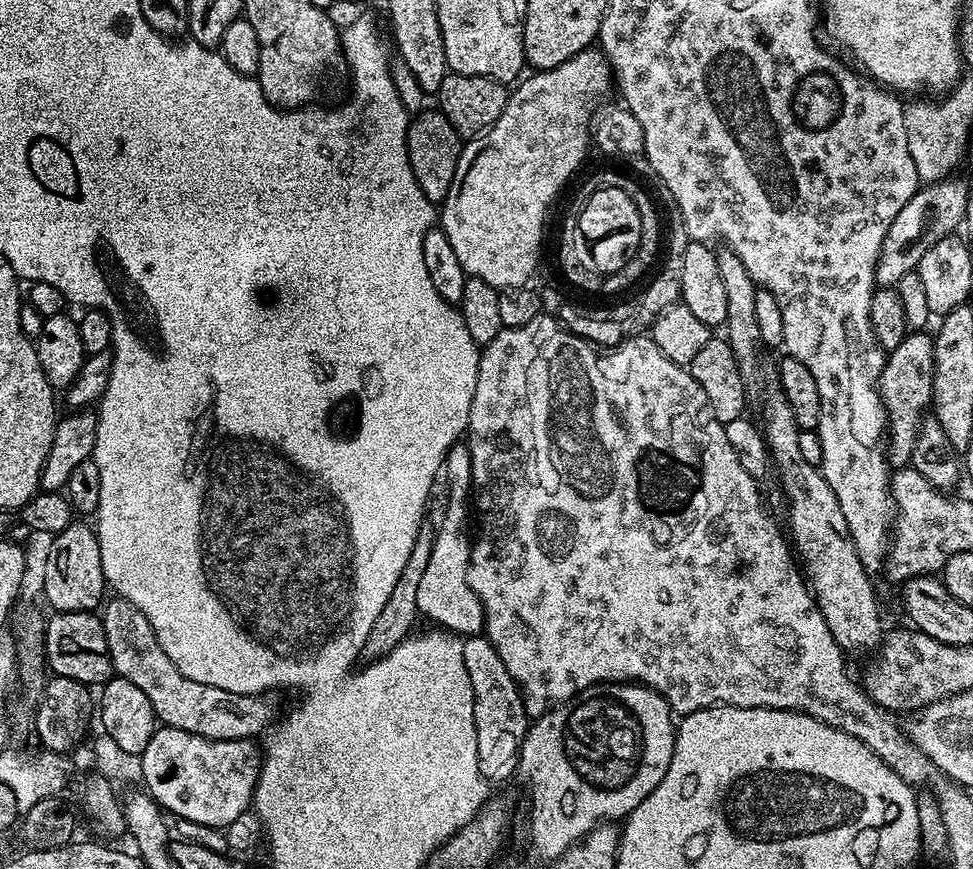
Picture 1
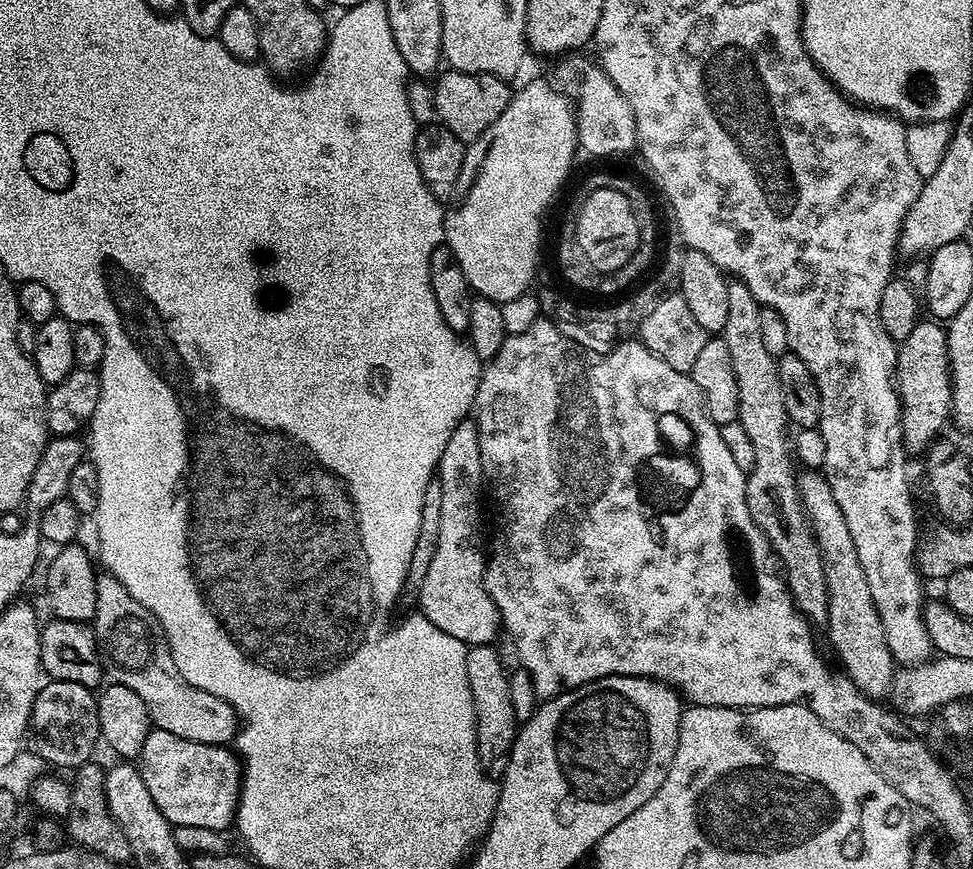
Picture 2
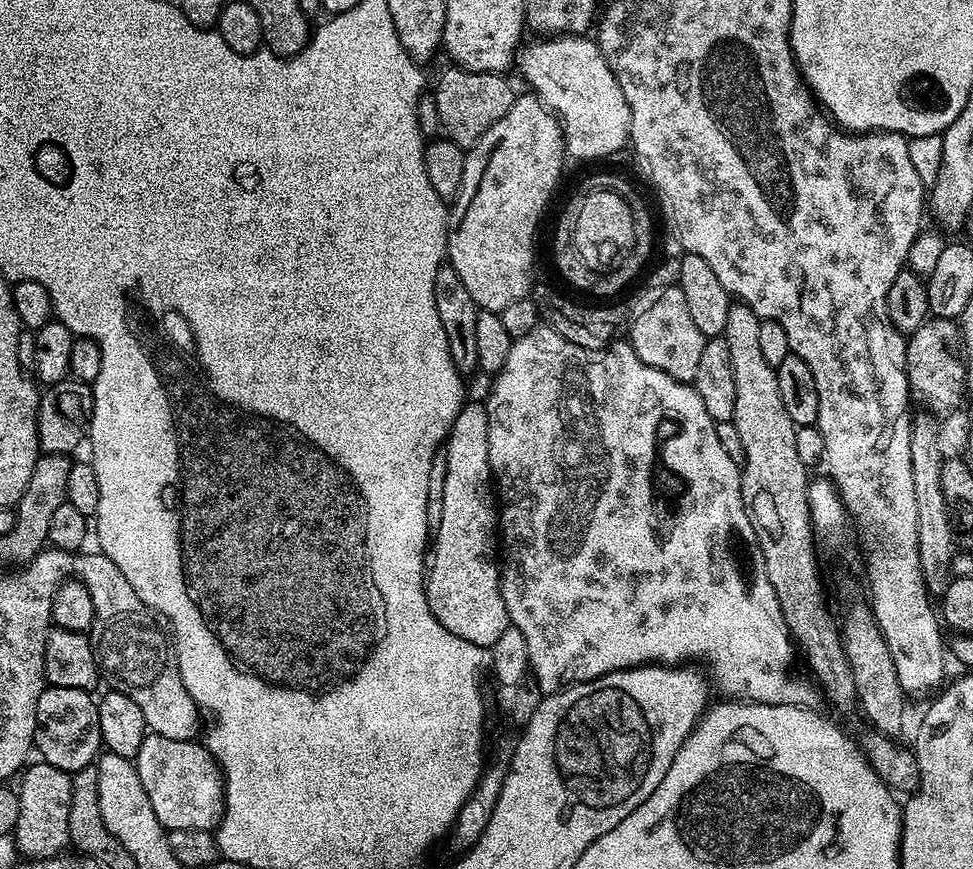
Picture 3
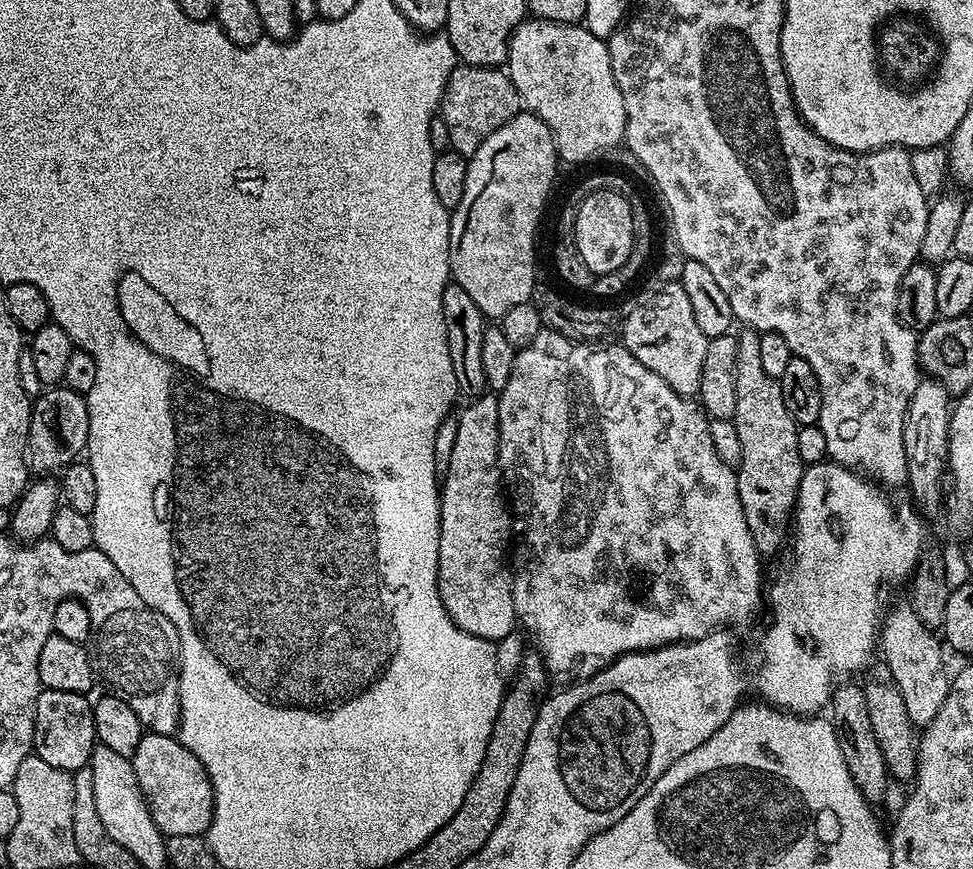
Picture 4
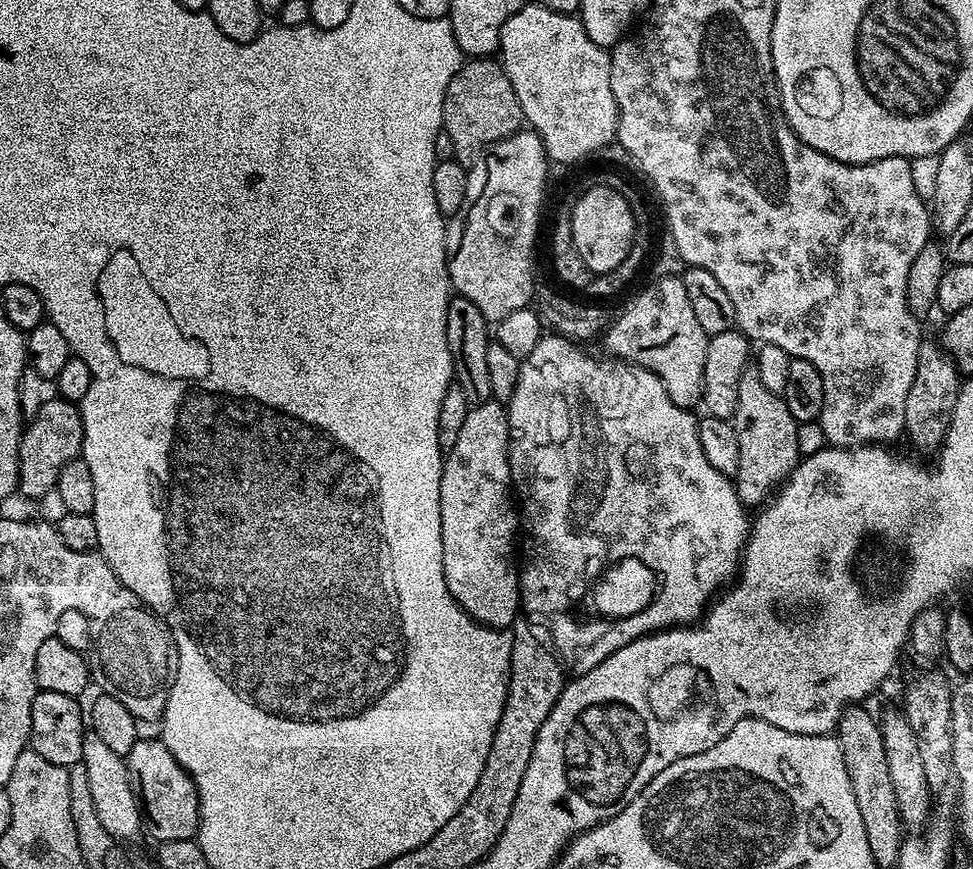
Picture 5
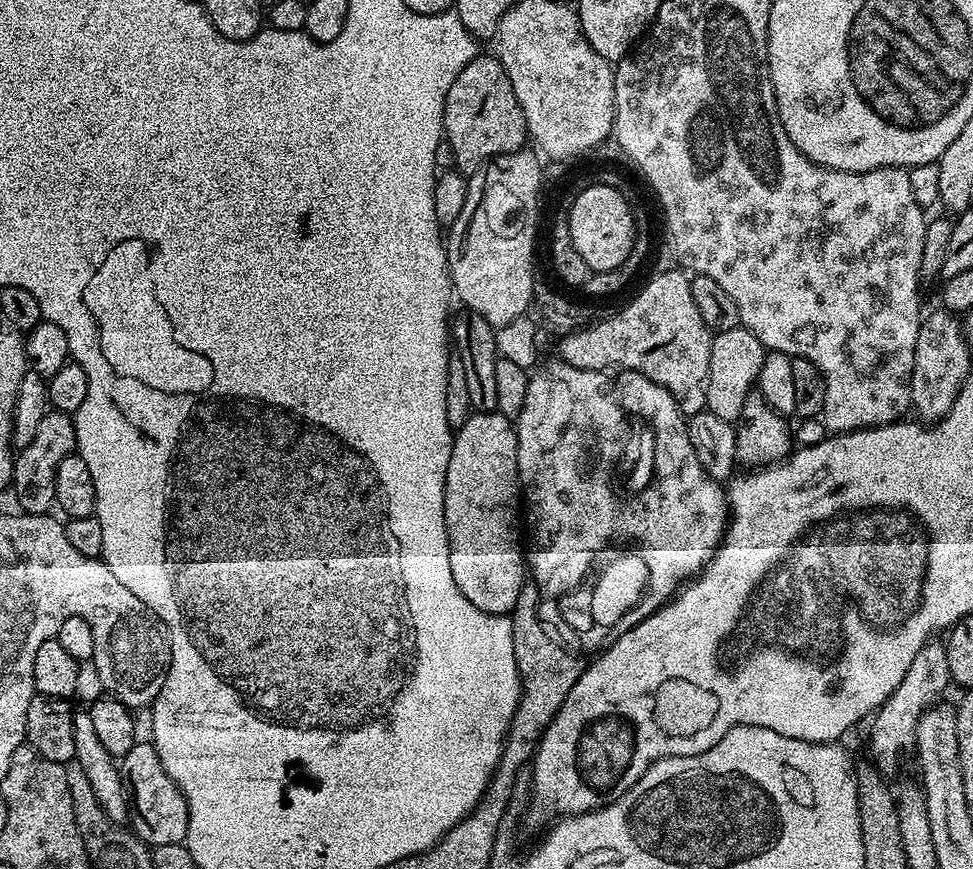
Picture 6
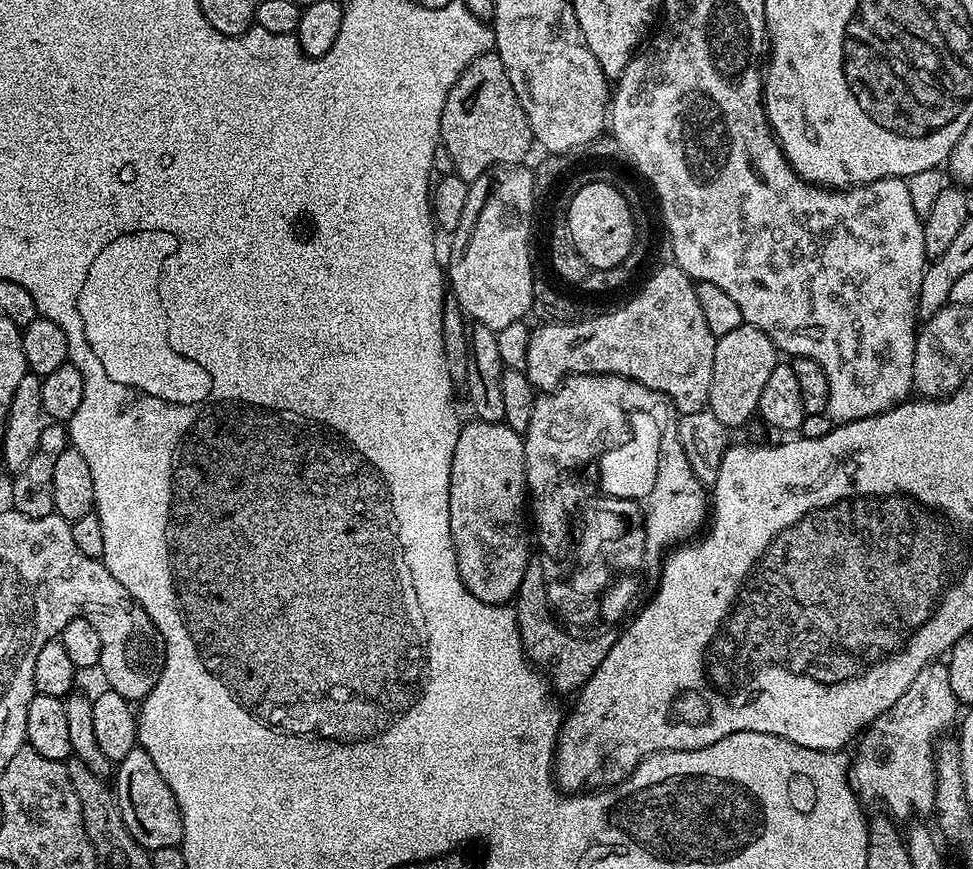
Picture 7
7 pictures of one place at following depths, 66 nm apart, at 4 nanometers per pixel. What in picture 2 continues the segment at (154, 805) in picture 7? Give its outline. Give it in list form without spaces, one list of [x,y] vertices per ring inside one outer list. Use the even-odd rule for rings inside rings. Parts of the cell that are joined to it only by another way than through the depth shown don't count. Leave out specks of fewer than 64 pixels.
[[[153,727],[146,738],[146,746],[142,746],[142,754],[138,757],[138,767],[146,782],[146,790],[150,790],[150,798],[154,798],[154,806],[158,806],[158,810],[162,810],[162,814],[168,819],[169,824],[173,826],[206,826],[206,830],[215,832],[224,832],[233,827],[236,808],[240,805],[242,760],[231,747],[190,742],[170,734],[166,730]]]

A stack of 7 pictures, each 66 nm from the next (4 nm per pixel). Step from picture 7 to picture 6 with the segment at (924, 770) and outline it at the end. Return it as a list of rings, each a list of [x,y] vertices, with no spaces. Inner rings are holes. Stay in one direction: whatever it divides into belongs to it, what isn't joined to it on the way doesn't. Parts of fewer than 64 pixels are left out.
[[[930,642],[918,650],[914,662],[910,662],[910,670],[906,670],[906,678],[898,682],[898,690],[894,690],[894,694],[890,694],[888,701],[876,709],[871,717],[872,733],[868,736],[868,752],[872,755],[870,760],[876,771],[885,778],[892,778],[899,770],[904,755],[907,752],[909,755],[915,749],[916,731],[922,714],[933,707],[952,684],[950,662],[946,662],[944,644],[936,643]]]

